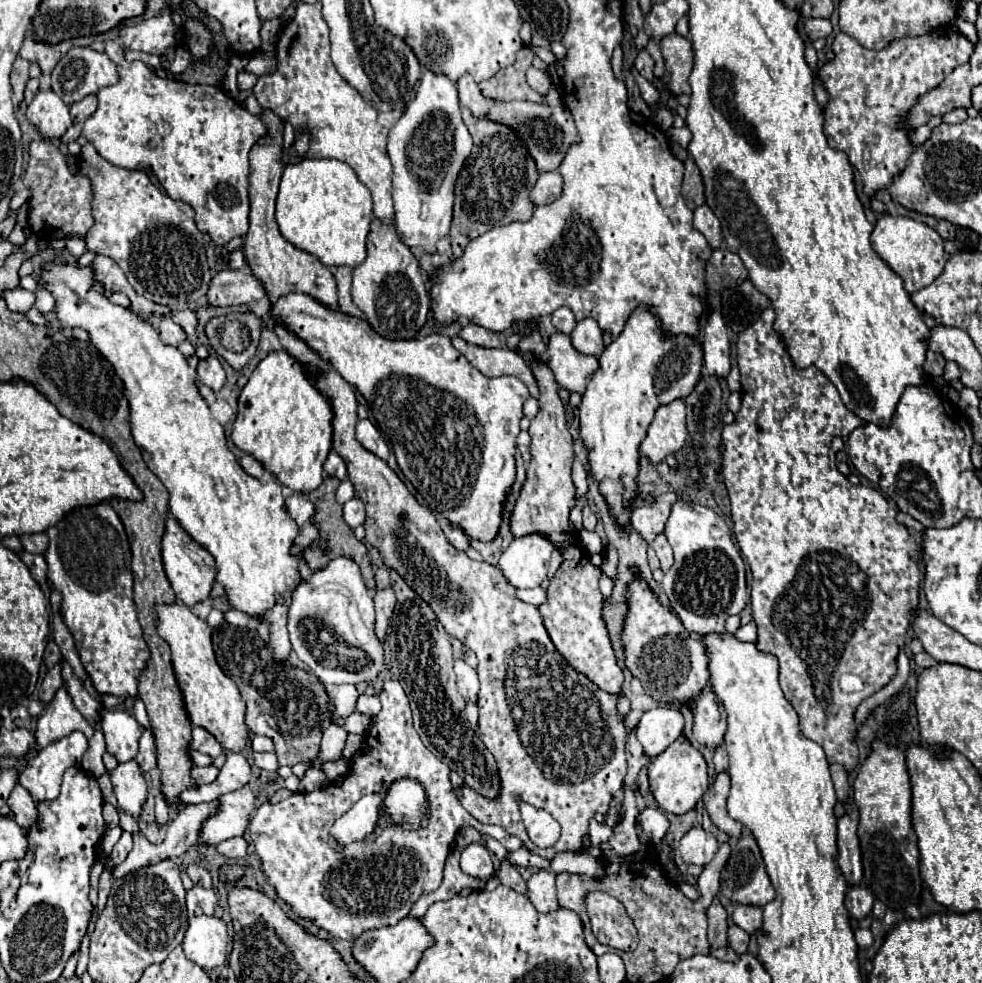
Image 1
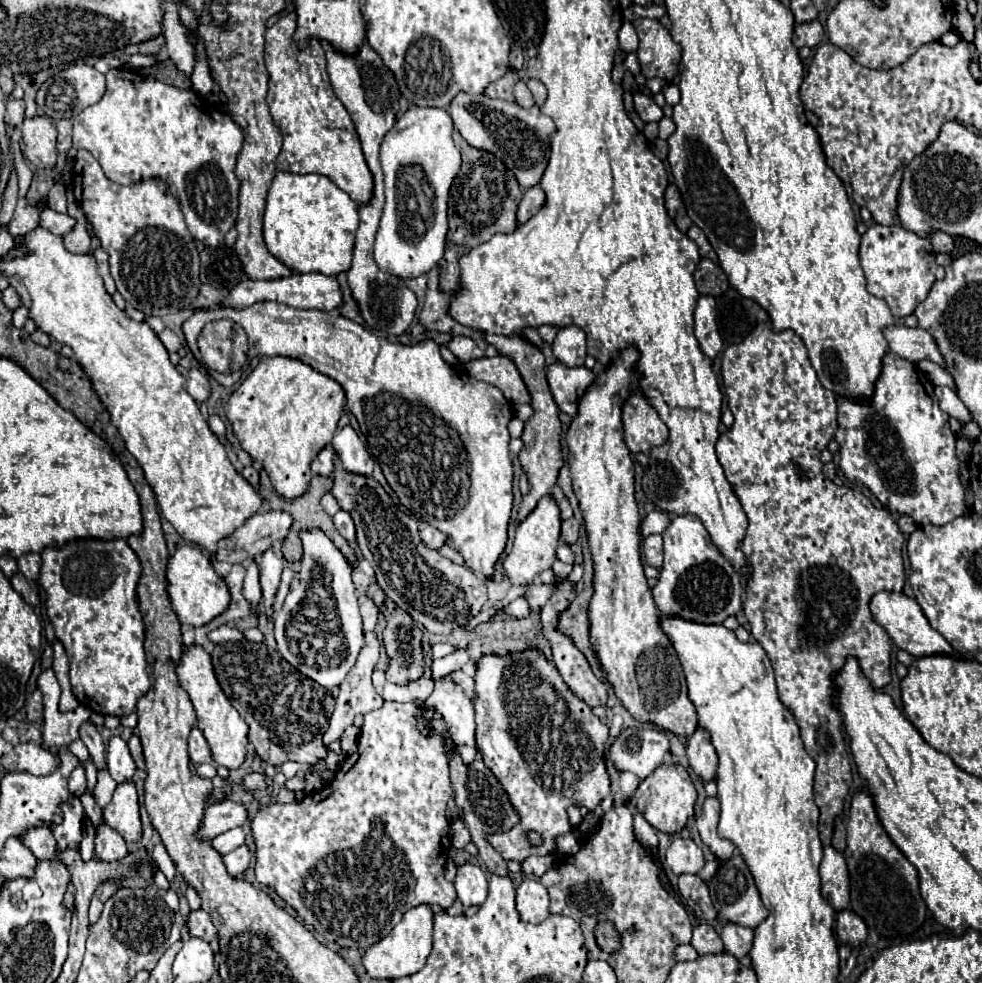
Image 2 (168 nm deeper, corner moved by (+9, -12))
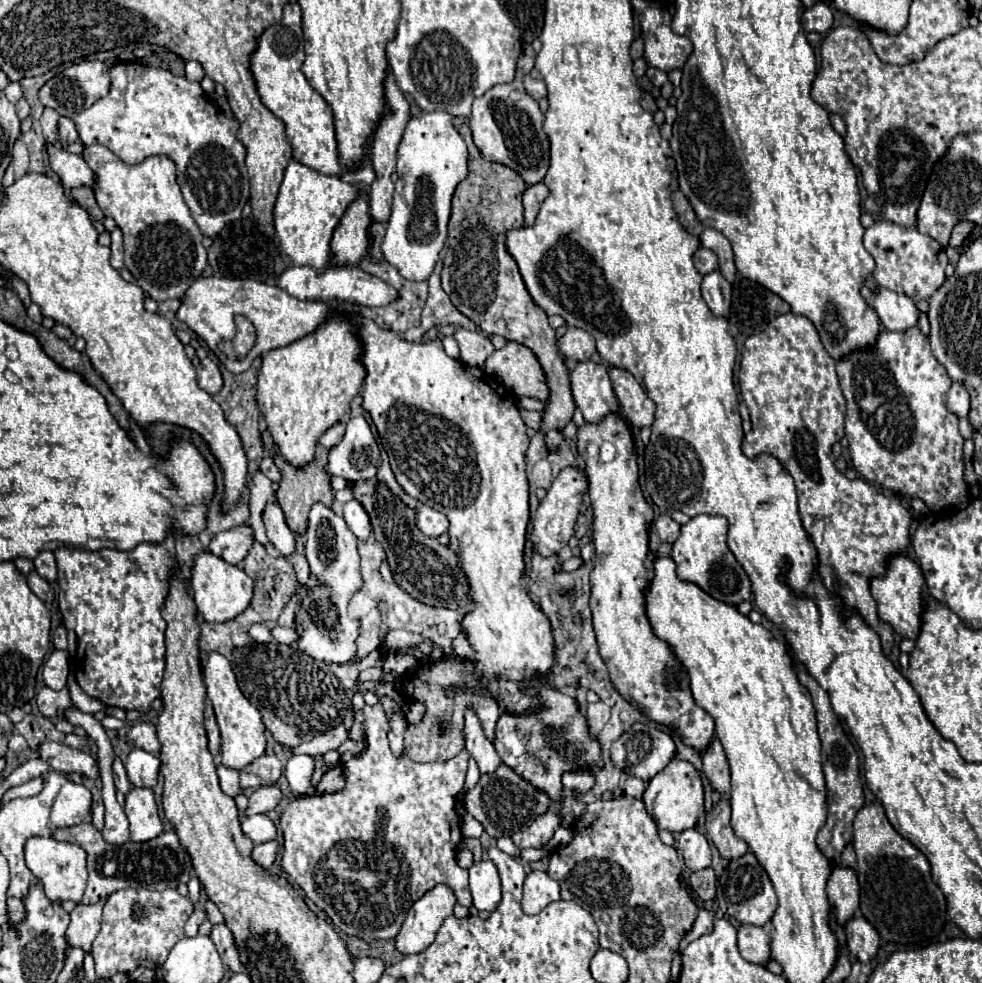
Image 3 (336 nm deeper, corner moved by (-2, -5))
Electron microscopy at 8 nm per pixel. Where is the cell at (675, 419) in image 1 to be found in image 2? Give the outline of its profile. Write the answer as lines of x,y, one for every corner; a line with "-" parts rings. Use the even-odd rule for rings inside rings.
631,393
623,403
623,429
625,429
625,443
631,453
647,451
653,445
665,443
669,431
665,423
659,419
657,411
649,407
647,399
639,393

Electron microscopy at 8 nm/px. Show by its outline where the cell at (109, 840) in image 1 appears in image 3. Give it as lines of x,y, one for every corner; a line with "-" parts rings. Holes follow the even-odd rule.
132,788
126,794
124,814
130,822
132,842
146,842
162,834
162,820
158,816
158,806
150,788

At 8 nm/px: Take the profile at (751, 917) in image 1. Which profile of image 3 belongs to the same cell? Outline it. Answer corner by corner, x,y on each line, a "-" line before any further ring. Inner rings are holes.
742,924
738,928
738,948
744,960
766,964
770,960
770,938
764,928

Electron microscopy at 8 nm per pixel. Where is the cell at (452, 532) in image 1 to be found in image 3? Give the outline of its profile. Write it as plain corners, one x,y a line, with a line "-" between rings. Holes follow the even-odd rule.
418,506
418,520
416,520
418,528
426,534
426,536
442,536
448,530
448,518
428,506

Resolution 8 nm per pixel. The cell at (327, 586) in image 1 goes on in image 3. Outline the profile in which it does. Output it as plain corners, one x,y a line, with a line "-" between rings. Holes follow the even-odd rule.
324,504
312,506
306,538
306,558
310,572
324,588
320,592
318,586
308,588
300,600
300,606
296,608
296,618
302,628
300,636
296,638
296,646
314,660
324,660
326,664
348,664
356,656
356,640
360,636
360,620
348,616
350,598
362,588
360,556
356,550
358,538
350,532
344,518

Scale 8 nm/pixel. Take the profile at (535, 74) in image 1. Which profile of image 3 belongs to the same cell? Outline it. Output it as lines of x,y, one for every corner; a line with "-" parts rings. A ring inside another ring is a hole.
524,76
524,88
534,100
540,100
546,96
546,84
542,80
534,80
532,76

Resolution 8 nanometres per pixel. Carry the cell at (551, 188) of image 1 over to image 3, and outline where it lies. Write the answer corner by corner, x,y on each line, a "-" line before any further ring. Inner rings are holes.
538,182
534,186
528,186
524,192
524,218
526,224
534,224
540,204
548,198
548,188
544,182

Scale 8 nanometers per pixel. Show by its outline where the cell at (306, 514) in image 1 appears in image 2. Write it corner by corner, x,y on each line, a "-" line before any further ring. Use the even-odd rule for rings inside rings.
267,511
249,517
239,529
235,529
229,537
221,539
213,561
221,563
243,563
247,559
255,559
261,551
273,548
278,557
283,557
281,544
283,537
289,533
291,515
283,511

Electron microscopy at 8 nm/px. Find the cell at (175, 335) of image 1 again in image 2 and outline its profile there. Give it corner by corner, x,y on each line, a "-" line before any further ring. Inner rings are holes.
171,329
161,331
161,333
159,333
159,339
161,339
161,343
167,347
167,351
169,351
169,353
175,353
175,351
181,347
179,337
177,337
177,335
175,335

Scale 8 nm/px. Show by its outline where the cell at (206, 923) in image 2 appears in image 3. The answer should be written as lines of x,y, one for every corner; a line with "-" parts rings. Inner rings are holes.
214,924
210,938
212,938
212,942
216,944
218,952
224,952
224,950
226,950
230,944
234,944
232,932
228,930
228,926
226,926
226,924

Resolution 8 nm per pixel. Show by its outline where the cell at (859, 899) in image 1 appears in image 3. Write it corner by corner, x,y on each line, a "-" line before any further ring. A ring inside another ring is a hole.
854,914
852,920
846,922
844,930
846,930
846,938
848,938
846,940
848,950
858,962
868,962
876,956
878,946
880,946
880,936
878,936
876,928
872,928
872,924
868,924
868,920
864,920
864,916

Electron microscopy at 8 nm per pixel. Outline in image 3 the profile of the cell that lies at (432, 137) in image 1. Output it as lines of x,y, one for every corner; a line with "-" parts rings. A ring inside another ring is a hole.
424,112
412,118
398,144
398,182
392,200
392,216
382,240
386,262
398,268
406,280
426,280
448,238
448,220
456,186
468,174
468,150
448,112

